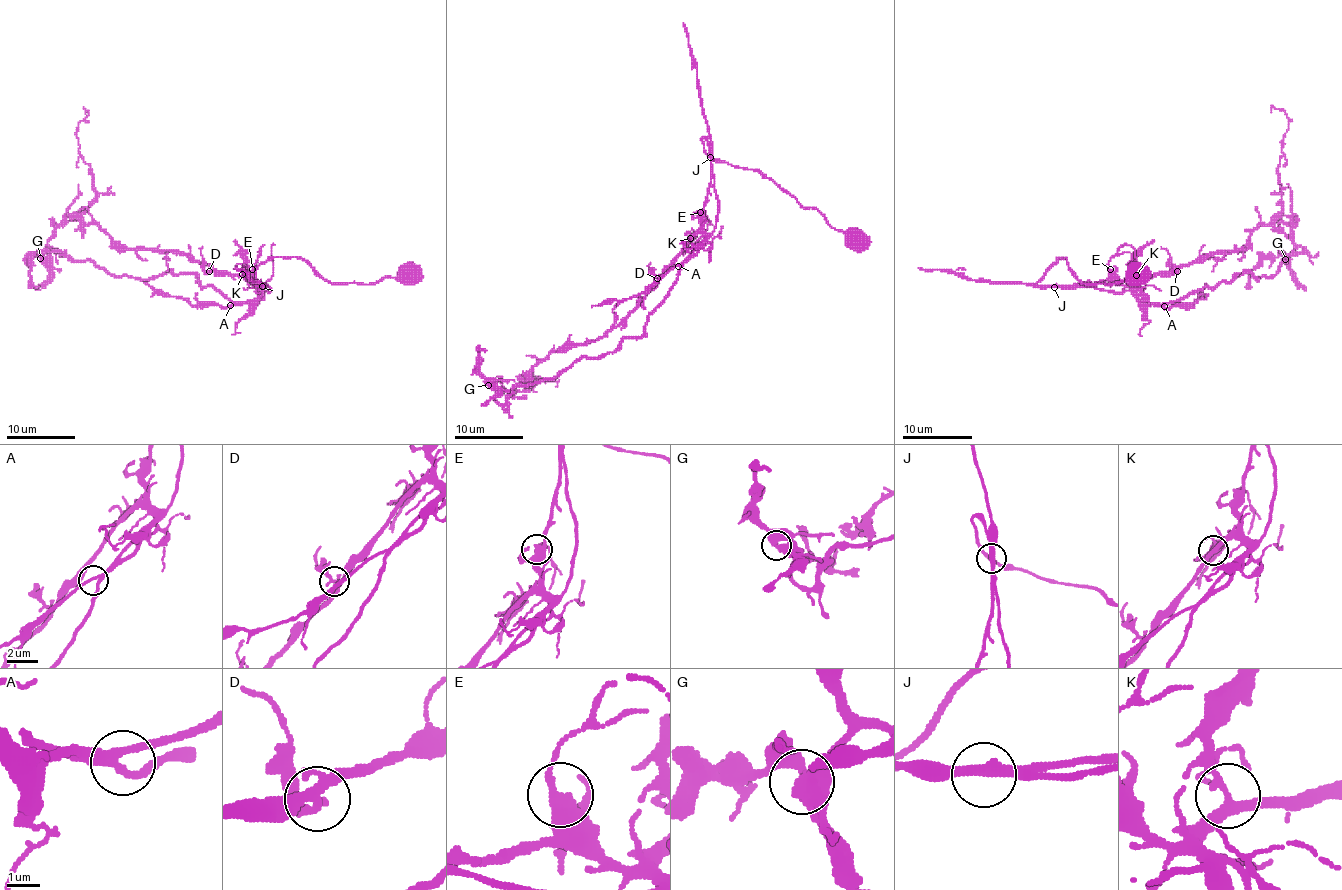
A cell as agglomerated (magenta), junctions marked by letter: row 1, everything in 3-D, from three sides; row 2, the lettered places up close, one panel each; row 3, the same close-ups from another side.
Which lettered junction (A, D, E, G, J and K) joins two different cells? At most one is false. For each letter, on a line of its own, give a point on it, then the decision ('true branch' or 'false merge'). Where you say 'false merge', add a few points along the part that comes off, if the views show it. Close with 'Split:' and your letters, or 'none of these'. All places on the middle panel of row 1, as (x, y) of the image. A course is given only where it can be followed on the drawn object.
A: at (678, 266); true branch
D: at (657, 278); true branch
E: at (700, 212); true branch
G: at (488, 385); true branch
J: at (710, 157); true branch
K: at (690, 238); true branch
Split: none of these

